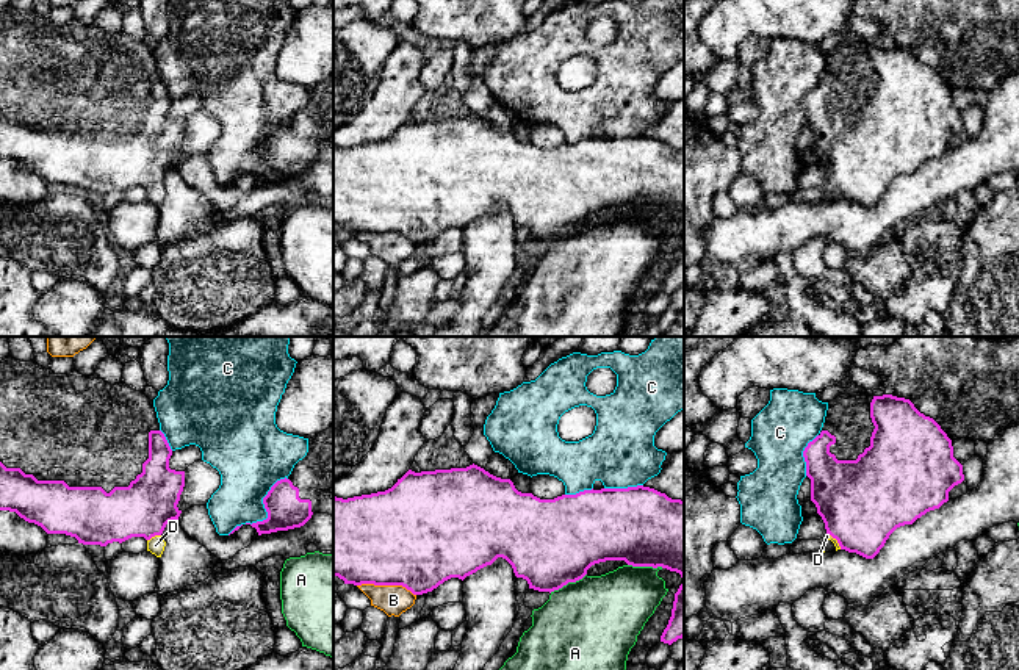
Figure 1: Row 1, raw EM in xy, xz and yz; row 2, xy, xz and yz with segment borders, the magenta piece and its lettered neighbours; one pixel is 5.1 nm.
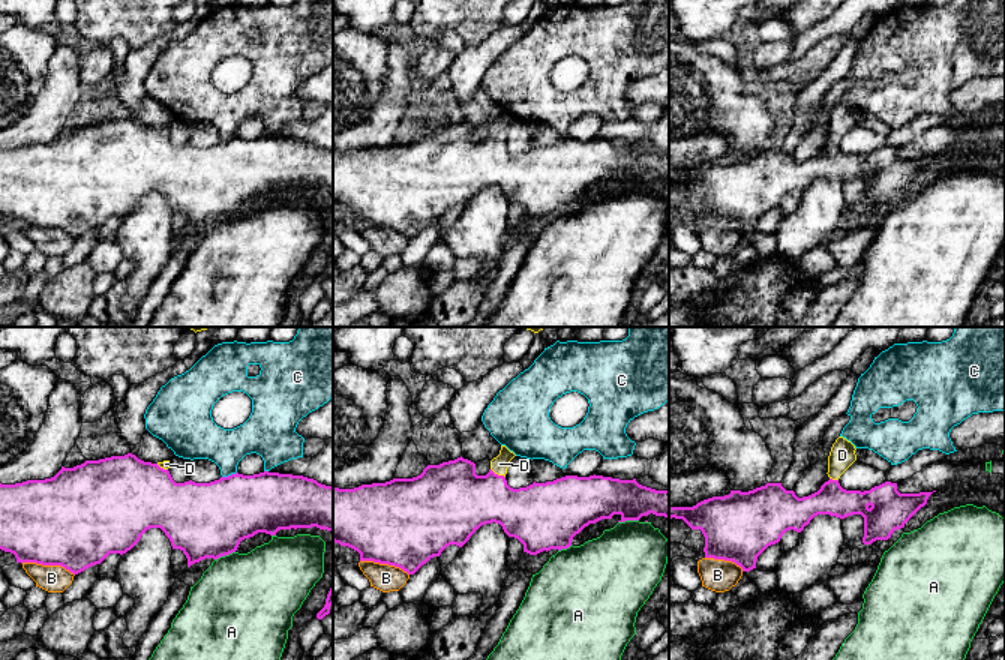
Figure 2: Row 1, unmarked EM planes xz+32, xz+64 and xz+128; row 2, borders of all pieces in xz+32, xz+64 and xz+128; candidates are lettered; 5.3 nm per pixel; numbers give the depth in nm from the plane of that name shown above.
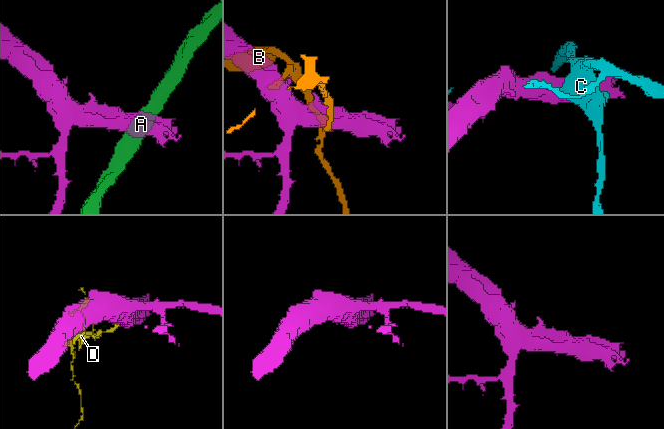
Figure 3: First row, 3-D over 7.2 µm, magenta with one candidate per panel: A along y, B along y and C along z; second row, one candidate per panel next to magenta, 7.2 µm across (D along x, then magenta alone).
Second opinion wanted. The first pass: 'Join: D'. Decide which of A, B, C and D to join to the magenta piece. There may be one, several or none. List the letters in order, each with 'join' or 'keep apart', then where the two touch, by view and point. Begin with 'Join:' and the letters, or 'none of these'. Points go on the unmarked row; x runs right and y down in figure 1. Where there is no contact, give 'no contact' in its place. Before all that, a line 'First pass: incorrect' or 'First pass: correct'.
First pass: correct
Join: D
A: keep apart | xz (567, 232)
B: keep apart | xz (387, 234)
C: keep apart | xy (265, 155)
D: join | xy (154, 185)

